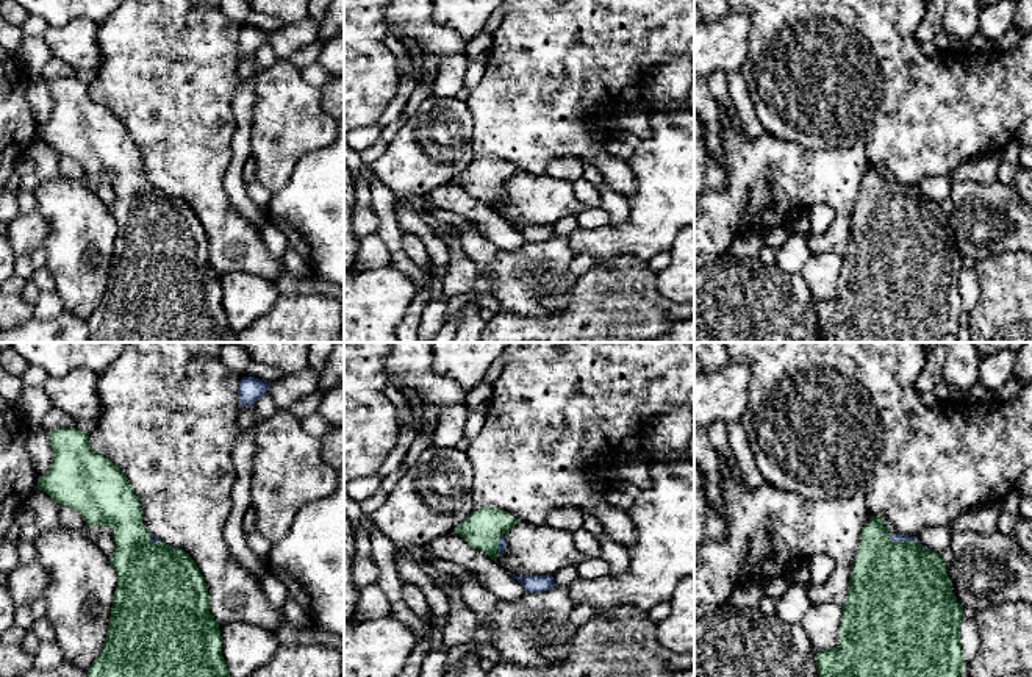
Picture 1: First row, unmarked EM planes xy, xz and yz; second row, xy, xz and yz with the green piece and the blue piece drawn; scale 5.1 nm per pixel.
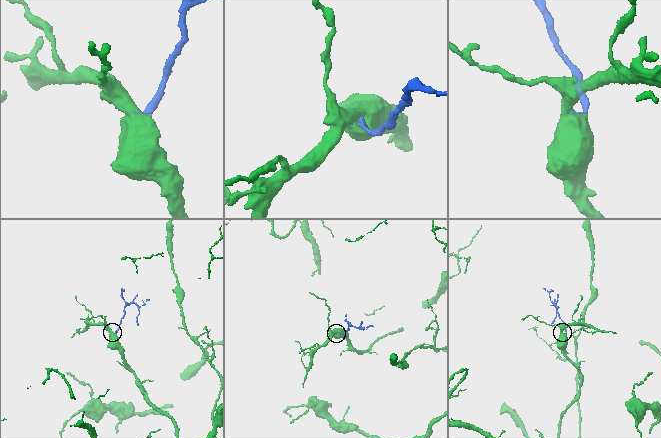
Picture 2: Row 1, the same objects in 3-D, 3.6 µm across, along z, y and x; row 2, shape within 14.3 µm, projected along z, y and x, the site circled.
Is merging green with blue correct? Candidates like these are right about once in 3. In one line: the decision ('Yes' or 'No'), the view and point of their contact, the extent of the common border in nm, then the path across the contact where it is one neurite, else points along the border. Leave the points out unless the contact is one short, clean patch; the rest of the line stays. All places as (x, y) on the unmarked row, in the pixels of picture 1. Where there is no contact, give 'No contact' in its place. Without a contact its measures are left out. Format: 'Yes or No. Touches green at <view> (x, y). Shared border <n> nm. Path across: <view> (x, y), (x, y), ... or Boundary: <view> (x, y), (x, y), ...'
Yes. Touches green at yz (904, 191). Shared border 160 nm

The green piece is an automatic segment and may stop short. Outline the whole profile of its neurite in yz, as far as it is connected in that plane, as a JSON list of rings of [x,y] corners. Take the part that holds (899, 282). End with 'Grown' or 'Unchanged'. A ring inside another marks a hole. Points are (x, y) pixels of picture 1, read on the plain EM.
[[[871,166],[862,180],[841,256],[838,294],[816,302],[819,342],[941,342],[944,336],[957,335],[965,317],[960,296],[963,256],[952,242],[941,205],[924,197],[918,186],[890,183],[879,166]]]. Grown

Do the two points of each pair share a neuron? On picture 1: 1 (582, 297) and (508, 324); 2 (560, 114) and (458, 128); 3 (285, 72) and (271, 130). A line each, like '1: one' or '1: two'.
1: one
2: two
3: one

